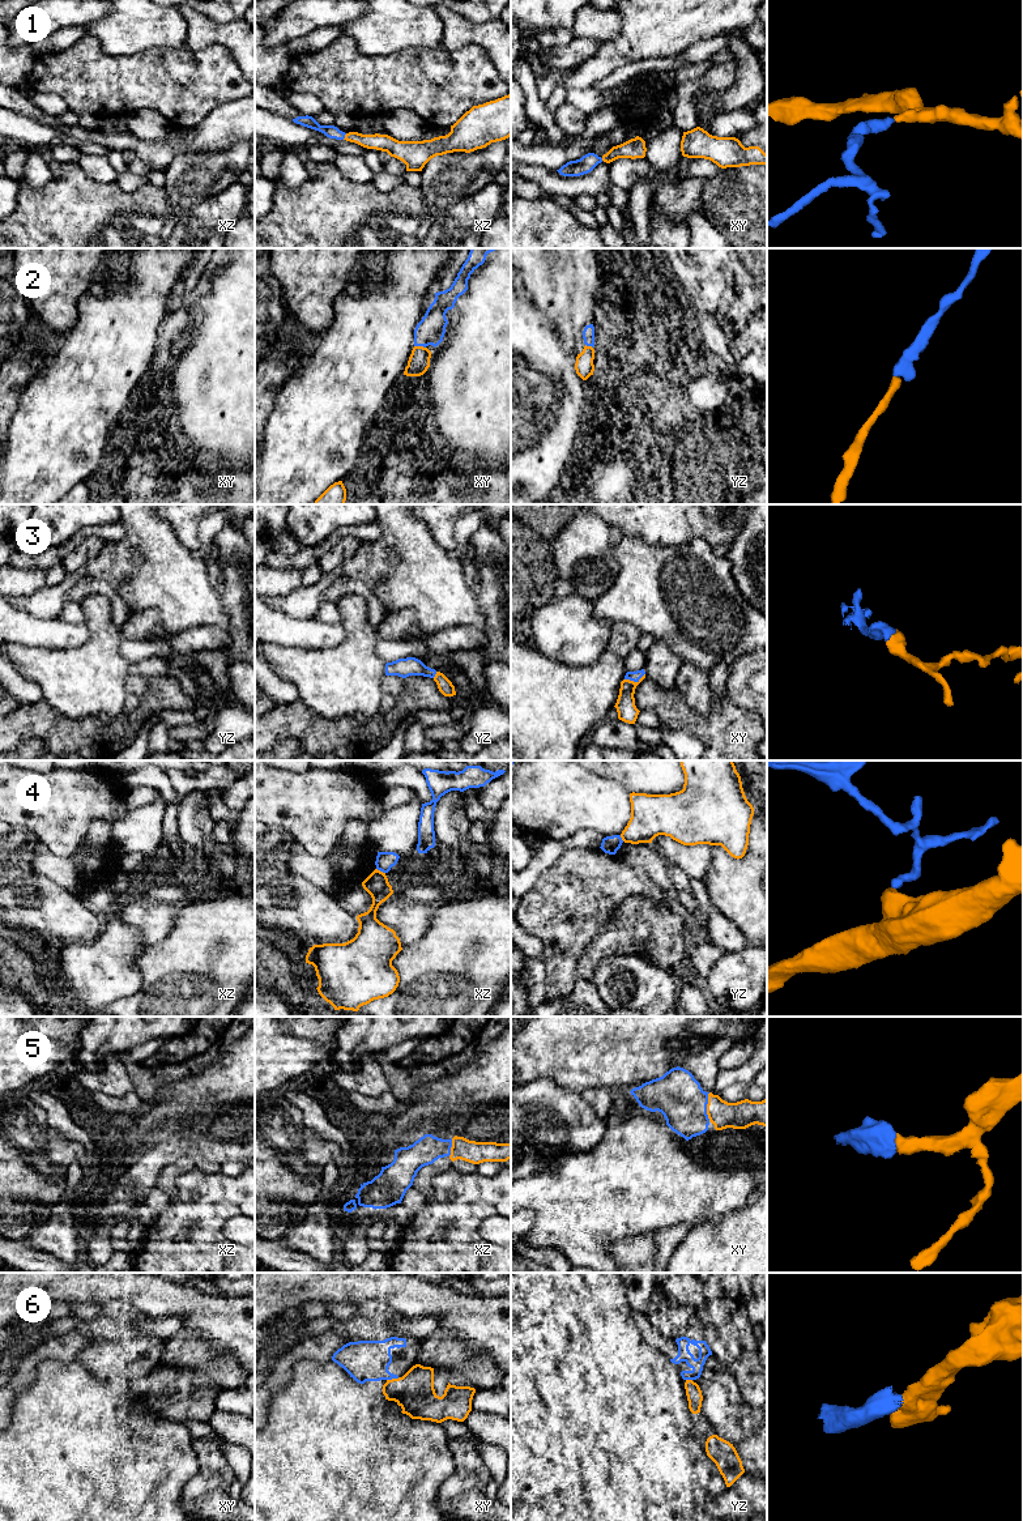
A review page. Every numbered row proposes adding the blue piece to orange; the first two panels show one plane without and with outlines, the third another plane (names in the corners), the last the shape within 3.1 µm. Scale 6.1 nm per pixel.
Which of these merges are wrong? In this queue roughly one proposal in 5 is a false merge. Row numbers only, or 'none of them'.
4, 6

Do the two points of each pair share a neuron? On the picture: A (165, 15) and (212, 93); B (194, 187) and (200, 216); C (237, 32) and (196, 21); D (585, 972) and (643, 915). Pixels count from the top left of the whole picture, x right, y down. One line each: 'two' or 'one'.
A: two
B: two
C: one
D: one

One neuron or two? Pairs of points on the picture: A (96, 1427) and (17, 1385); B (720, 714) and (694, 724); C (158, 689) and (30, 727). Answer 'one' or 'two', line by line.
A: two
B: one
C: one

